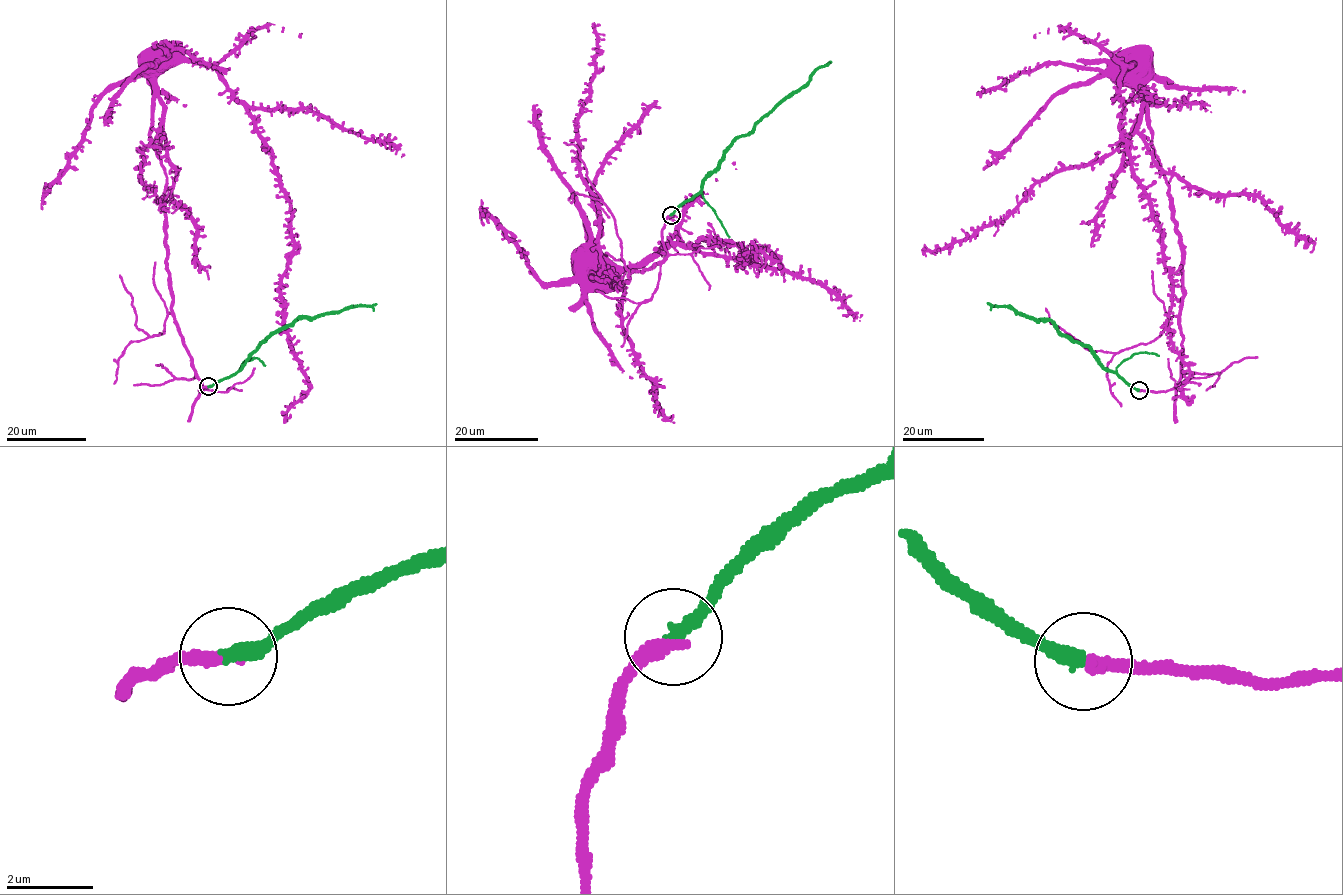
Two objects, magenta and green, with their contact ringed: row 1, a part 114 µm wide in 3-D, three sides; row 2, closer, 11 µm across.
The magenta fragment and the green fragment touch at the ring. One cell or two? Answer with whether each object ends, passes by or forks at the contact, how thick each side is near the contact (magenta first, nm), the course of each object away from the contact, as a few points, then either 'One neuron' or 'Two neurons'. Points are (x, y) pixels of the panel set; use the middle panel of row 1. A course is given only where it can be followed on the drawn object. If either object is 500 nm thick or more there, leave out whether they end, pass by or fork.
At the ring magenta ends. At the ring green ends. Thickness 360 nm (magenta) against 340 nm. Course of magenta: (671, 215), (661, 262), (617, 289), (591, 278), (712, 237), (779, 258), (762, 264). Course of green: (671, 215), (700, 190), (701, 182), (720, 166), (723, 152), (799, 89), (817, 69), (831, 61). One neuron

